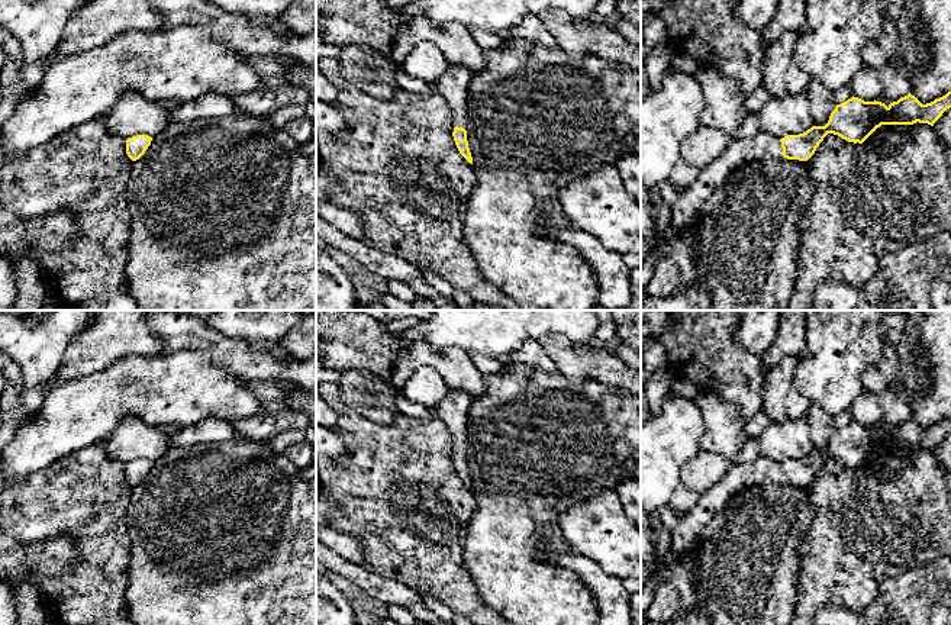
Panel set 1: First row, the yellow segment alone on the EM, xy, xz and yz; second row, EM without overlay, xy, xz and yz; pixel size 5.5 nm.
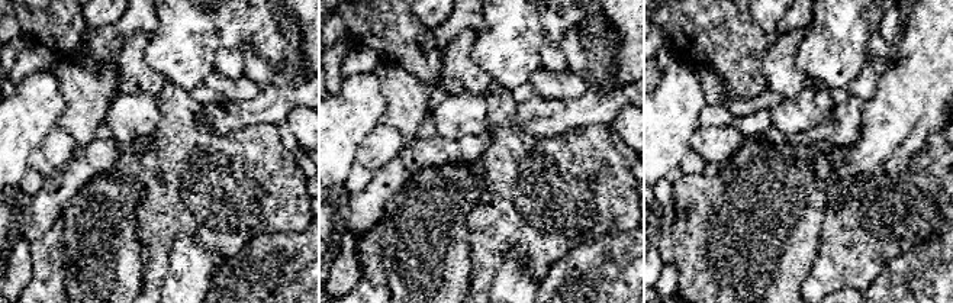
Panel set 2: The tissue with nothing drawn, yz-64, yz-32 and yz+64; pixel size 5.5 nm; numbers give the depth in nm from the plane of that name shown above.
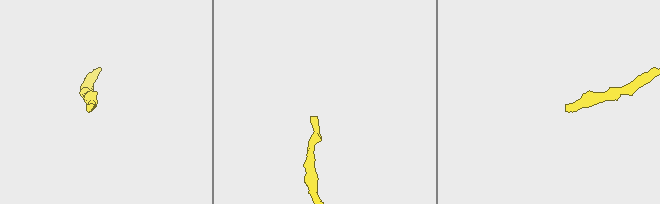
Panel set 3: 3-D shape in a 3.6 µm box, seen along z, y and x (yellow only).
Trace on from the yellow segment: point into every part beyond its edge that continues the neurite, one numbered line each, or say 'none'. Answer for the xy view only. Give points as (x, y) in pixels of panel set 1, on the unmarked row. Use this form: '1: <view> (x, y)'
none

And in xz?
1: xz (453, 411)

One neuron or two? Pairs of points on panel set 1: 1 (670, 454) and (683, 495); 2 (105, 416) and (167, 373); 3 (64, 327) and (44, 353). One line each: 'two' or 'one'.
1: two
2: one
3: one

